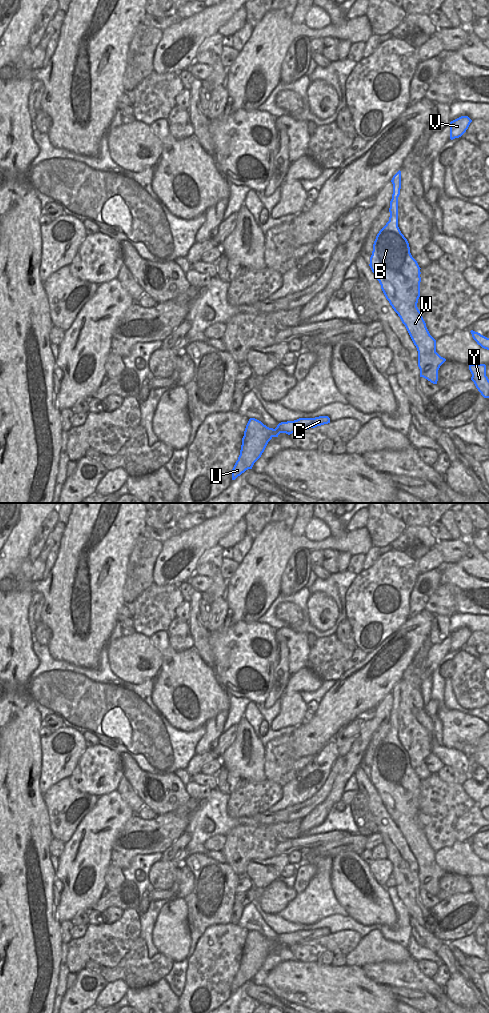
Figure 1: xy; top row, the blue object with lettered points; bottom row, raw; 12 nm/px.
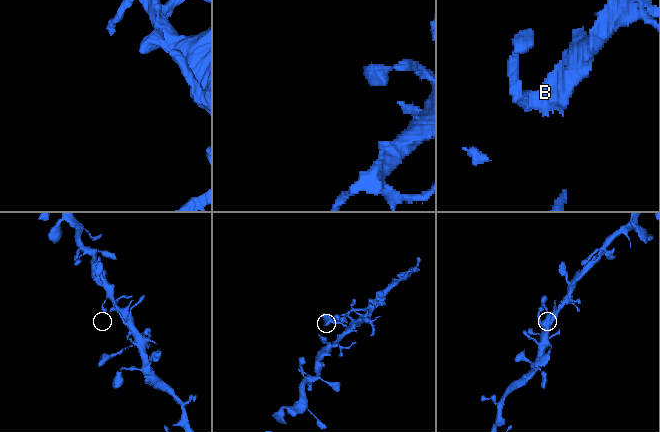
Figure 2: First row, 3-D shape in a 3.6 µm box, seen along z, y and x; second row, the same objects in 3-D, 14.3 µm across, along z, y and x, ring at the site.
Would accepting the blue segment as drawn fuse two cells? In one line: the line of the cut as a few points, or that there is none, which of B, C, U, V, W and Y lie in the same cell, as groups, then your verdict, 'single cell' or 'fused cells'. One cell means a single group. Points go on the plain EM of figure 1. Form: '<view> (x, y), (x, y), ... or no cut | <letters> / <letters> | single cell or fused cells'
no cut | B C U V W Y | single cell

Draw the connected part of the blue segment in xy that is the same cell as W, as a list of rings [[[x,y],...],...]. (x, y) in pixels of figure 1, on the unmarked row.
[[[401,683],[391,692],[393,706],[390,729],[373,756],[370,780],[394,823],[405,837],[418,863],[420,889],[437,896],[438,882],[446,873],[436,864],[436,852],[430,847],[417,819],[420,809],[420,779],[410,765],[407,751],[398,739],[398,709]]]

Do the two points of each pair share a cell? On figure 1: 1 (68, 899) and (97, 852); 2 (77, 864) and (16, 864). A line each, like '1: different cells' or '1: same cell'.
1: same cell
2: different cells

